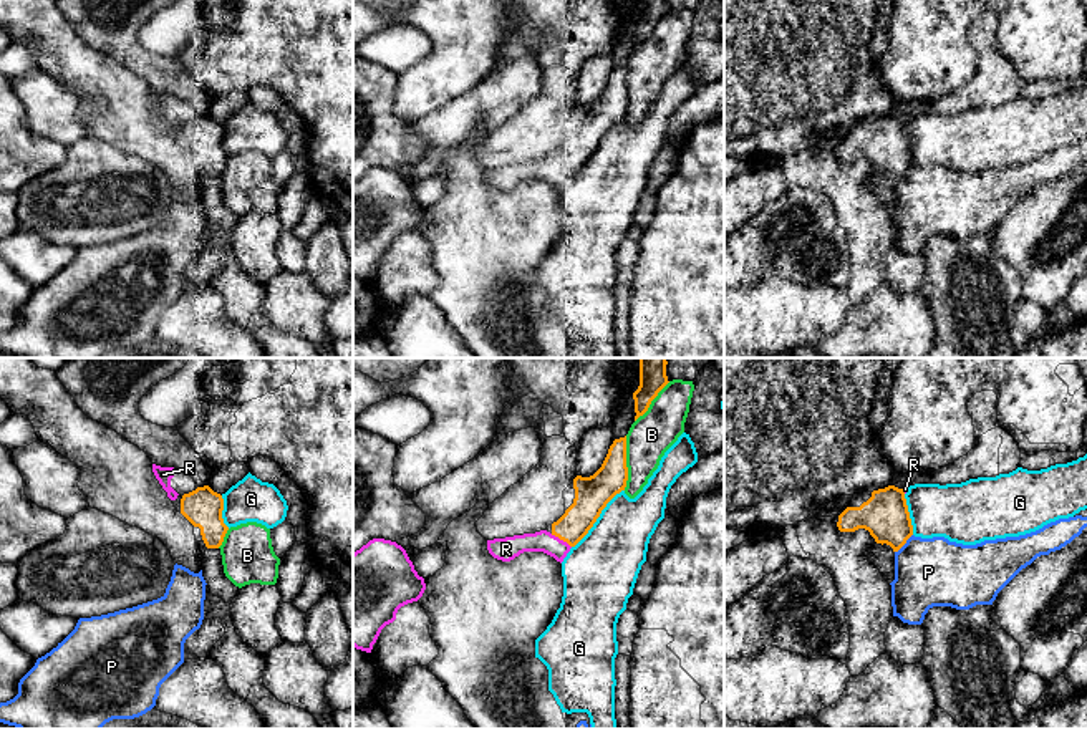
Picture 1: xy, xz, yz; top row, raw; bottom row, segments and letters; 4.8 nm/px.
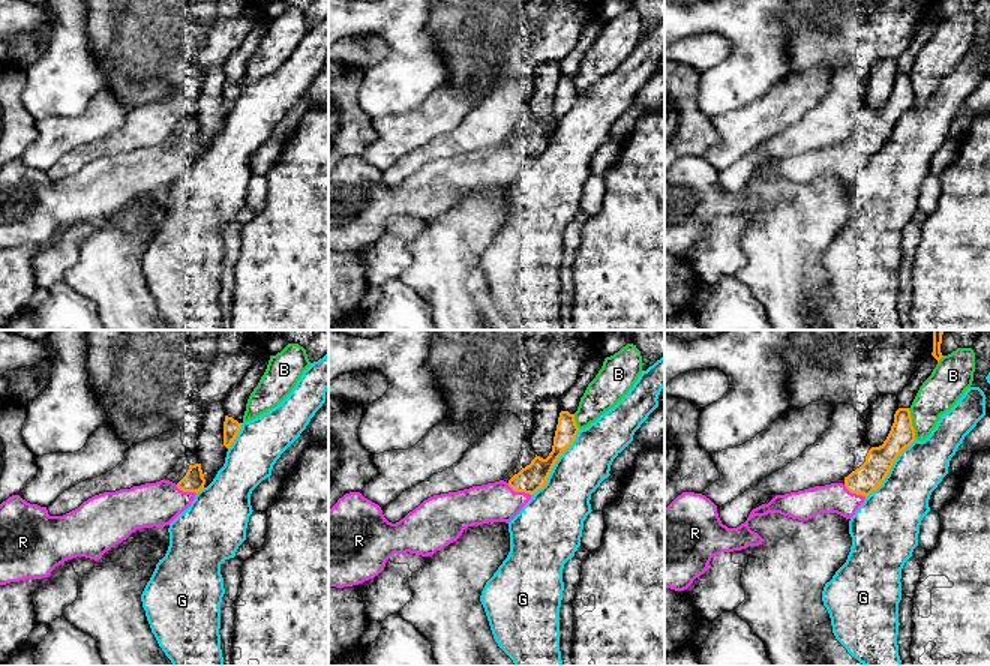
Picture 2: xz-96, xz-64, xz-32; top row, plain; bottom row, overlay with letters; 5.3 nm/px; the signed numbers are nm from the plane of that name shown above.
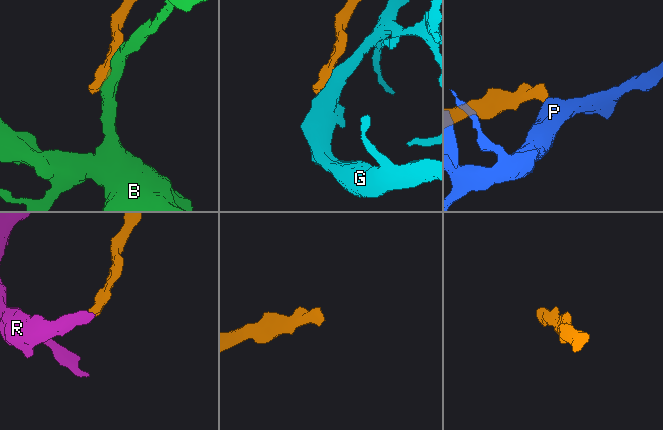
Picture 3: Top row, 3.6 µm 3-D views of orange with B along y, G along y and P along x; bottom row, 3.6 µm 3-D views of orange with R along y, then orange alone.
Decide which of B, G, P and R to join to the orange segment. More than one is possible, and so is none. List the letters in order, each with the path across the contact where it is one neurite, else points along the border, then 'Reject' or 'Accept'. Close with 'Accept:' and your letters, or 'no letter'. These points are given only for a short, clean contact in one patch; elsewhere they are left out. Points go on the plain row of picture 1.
B: Reject
G: Reject
P: Reject
R: Accept
Accept: R

